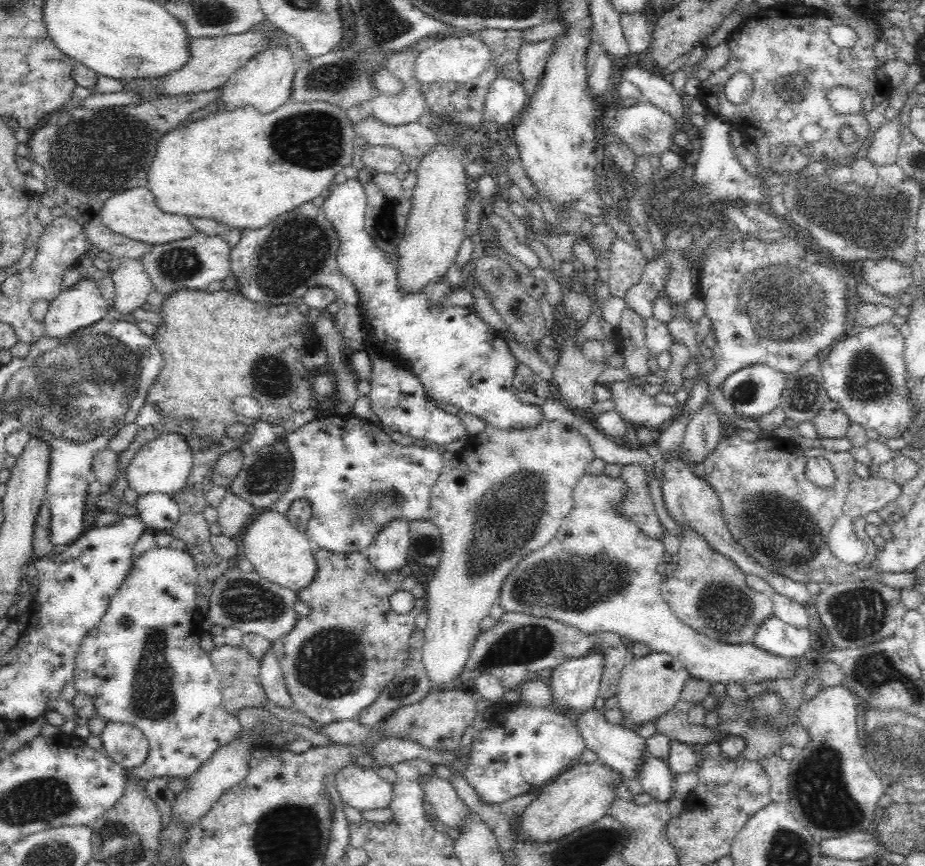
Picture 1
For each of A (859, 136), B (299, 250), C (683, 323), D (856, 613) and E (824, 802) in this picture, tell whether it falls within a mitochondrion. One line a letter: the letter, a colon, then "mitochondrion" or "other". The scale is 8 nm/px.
A: other
B: mitochondrion
C: other
D: mitochondrion
E: mitochondrion

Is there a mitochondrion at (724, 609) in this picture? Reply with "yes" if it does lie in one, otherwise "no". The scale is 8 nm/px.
yes

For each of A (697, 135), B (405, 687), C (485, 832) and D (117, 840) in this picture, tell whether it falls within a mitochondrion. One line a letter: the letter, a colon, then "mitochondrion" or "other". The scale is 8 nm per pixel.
A: other
B: mitochondrion
C: other
D: mitochondrion

